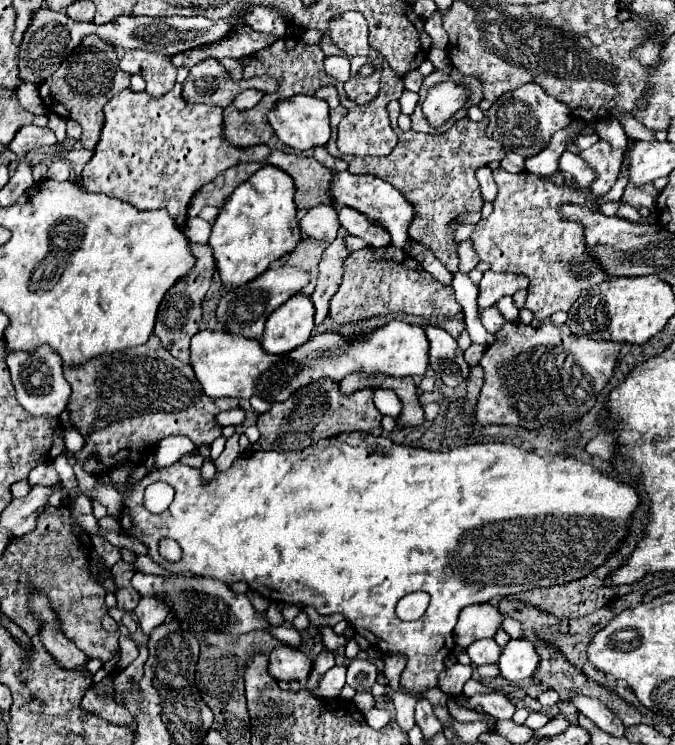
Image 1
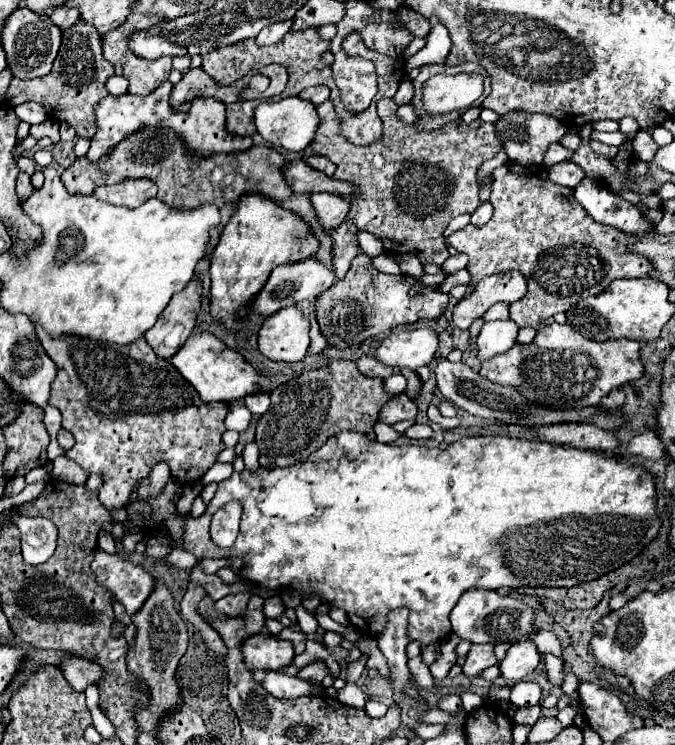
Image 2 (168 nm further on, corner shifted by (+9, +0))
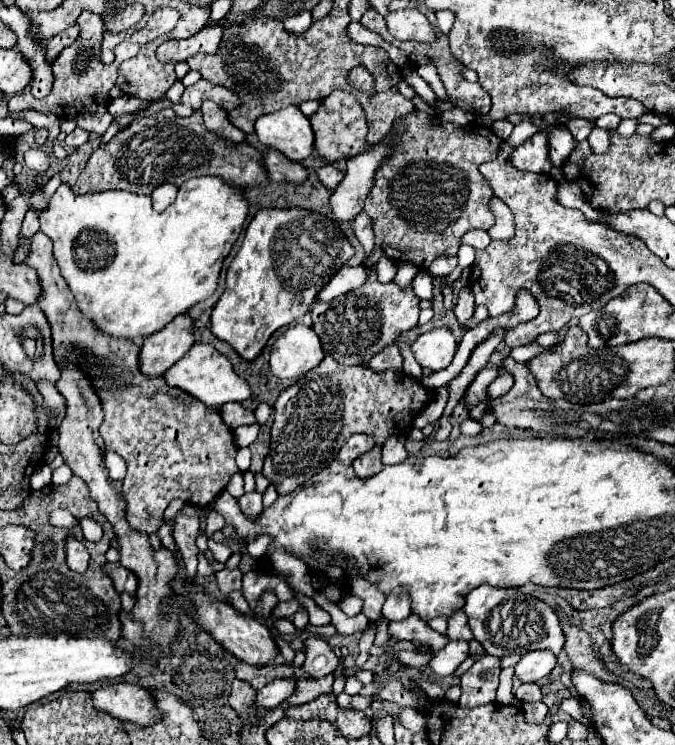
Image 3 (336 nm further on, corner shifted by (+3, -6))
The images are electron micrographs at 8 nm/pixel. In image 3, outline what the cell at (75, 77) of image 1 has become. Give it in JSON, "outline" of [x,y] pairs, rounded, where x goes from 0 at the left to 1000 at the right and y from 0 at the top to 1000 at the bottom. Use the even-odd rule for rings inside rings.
{"outline":[[[120,16],[114,24],[114,32],[120,38],[120,48],[108,62],[93,67],[87,78],[79,83],[79,121],[67,132],[46,129],[43,121],[13,132],[13,150],[37,150],[37,148],[55,148],[55,150],[79,150],[87,158],[111,161],[114,169],[120,169],[129,177],[156,180],[161,172],[167,156],[159,150],[161,140],[161,121],[170,115],[173,107],[173,86],[153,86],[147,81],[150,72],[150,54],[153,54],[153,27],[147,19],[138,16]]]}

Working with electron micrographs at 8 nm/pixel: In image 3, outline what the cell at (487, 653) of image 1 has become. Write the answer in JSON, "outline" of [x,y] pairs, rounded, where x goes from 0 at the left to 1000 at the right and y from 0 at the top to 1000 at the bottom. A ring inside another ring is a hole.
{"outline":[[[713,881],[686,907],[683,907],[683,937],[680,948],[704,950],[710,945],[733,942],[733,929],[739,921],[739,883],[736,881]]]}

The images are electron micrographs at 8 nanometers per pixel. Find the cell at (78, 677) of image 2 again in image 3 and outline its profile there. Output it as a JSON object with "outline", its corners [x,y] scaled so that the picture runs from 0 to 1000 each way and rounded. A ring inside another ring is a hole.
{"outline":[[[164,915],[138,929],[138,945],[147,953],[159,953],[164,961],[191,966],[209,977],[233,972],[241,964],[227,932],[203,918]]]}

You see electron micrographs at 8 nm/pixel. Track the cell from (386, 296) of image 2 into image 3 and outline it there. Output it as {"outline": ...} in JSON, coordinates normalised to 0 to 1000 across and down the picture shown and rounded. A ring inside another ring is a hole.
{"outline":[[[547,362],[547,373],[535,387],[499,397],[493,405],[470,405],[461,421],[464,443],[473,451],[479,470],[511,491],[532,491],[547,489],[559,472],[618,438],[621,400],[609,387],[591,387],[585,379],[564,381],[556,362]]]}

